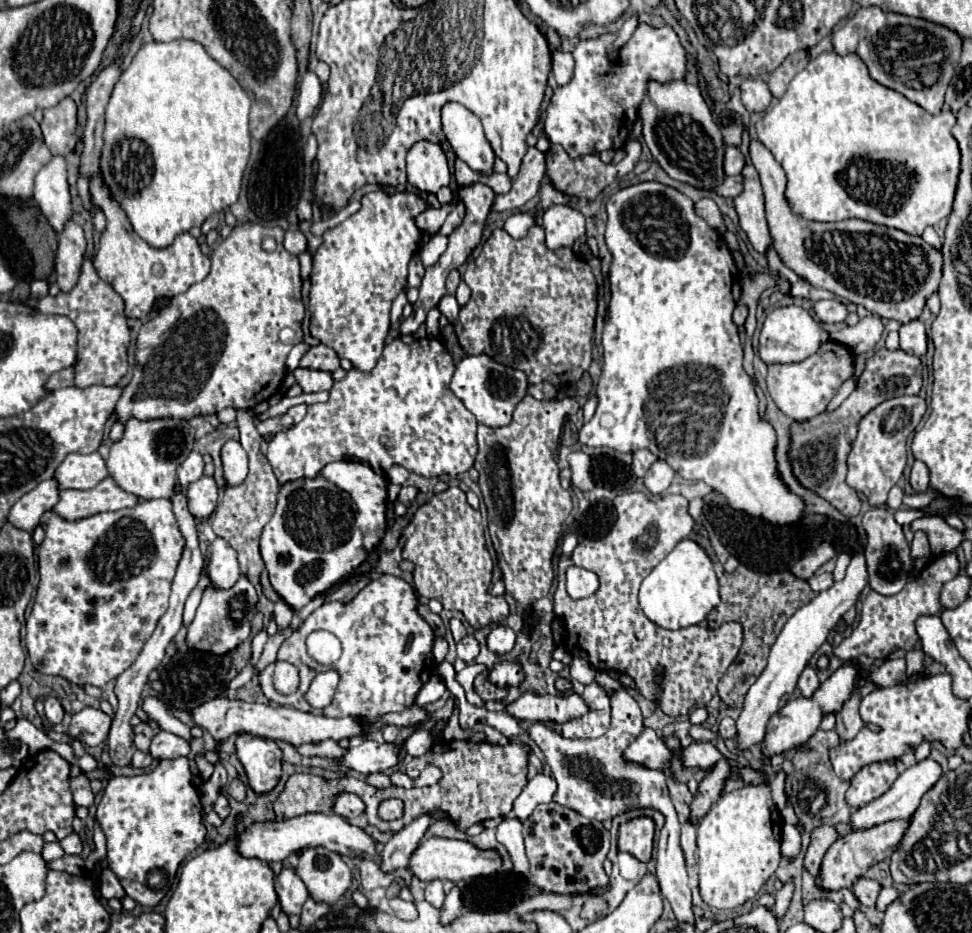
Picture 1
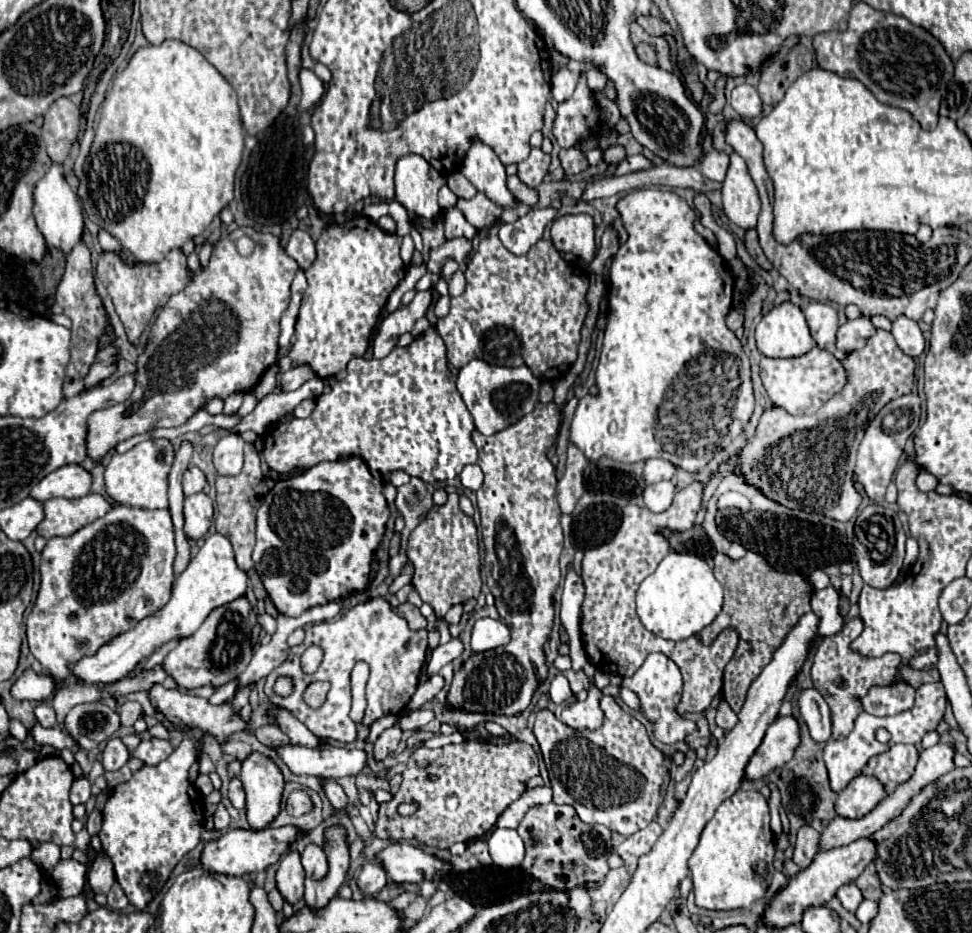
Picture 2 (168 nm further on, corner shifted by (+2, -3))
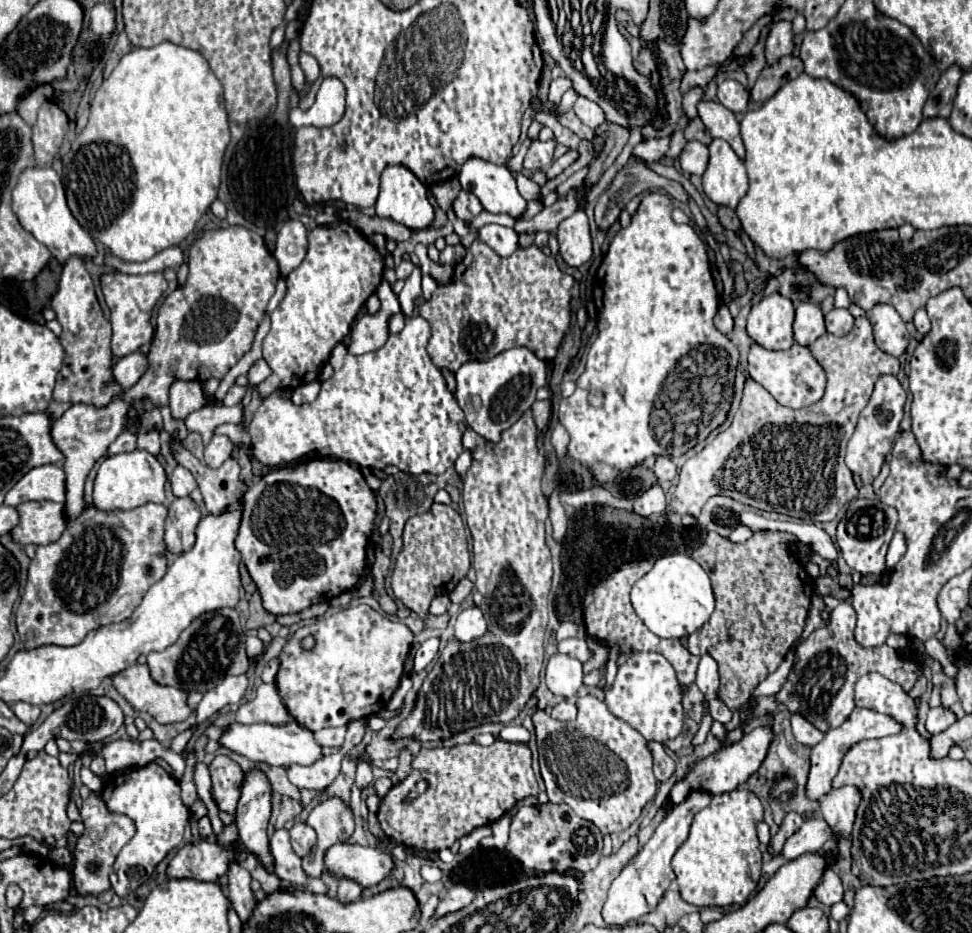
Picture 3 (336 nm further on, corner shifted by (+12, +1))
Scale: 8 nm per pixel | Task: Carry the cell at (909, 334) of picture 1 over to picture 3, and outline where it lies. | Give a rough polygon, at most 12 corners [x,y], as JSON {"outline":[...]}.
{"outline":[[892,305],[866,311],[878,347],[900,357],[910,335]]}

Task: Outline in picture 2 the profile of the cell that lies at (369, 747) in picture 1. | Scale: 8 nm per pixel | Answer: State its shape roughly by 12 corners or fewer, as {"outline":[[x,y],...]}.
{"outline":[[302,747],[276,753],[294,775],[336,779],[366,765],[364,751]]}

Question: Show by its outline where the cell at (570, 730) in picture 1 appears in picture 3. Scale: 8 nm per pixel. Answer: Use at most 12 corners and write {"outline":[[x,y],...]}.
{"outline":[[562,701],[552,709],[558,721],[574,721],[574,701]]}

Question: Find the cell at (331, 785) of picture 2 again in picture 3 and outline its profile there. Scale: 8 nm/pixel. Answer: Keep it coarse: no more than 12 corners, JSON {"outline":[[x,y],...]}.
{"outline":[[342,753],[302,767],[292,765],[288,779],[300,789],[326,789],[340,773]]}

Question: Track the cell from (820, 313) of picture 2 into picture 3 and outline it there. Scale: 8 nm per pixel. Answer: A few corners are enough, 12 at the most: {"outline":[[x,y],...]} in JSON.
{"outline":[[796,305],[794,339],[810,345],[826,333],[820,305]]}

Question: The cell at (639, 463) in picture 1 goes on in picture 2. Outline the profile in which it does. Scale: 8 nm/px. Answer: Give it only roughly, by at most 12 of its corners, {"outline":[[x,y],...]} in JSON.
{"outline":[[648,459],[646,483],[672,479],[676,467],[666,459]]}

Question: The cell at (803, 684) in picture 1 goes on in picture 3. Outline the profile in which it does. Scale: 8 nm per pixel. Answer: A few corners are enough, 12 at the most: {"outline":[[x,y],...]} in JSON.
{"outline":[[800,713],[792,715],[792,733],[802,745],[816,745],[824,733]]}

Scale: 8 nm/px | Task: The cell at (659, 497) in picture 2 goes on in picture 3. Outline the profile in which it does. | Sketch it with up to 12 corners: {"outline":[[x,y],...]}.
{"outline":[[658,483],[634,501],[642,517],[662,513],[666,497]]}

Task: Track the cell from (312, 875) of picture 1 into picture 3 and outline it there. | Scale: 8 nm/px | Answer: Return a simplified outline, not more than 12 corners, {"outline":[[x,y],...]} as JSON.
{"outline":[[306,823],[290,829],[292,849],[298,857],[310,855],[316,833]]}

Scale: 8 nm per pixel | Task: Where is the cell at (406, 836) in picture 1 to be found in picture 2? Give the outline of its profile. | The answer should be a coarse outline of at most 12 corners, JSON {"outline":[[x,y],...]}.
{"outline":[[378,861],[362,867],[356,883],[362,895],[374,897],[388,883]]}

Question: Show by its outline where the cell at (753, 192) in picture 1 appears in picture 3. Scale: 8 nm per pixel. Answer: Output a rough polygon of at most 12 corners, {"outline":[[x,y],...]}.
{"outline":[[724,139],[710,143],[702,175],[716,205],[736,209],[748,193],[744,163]]}

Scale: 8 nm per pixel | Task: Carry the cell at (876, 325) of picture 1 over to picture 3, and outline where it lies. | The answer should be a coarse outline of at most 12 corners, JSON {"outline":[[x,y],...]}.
{"outline":[[832,309],[826,315],[826,331],[848,335],[854,317],[848,309]]}

